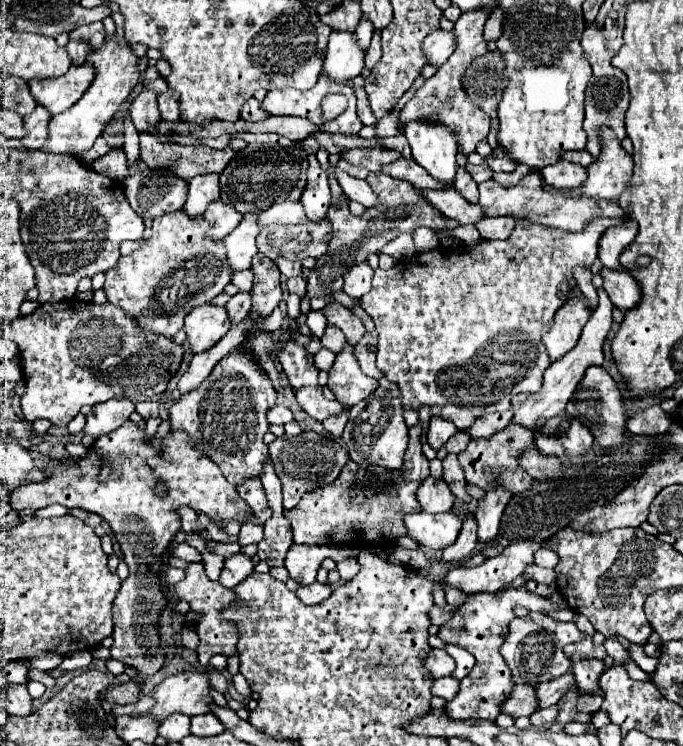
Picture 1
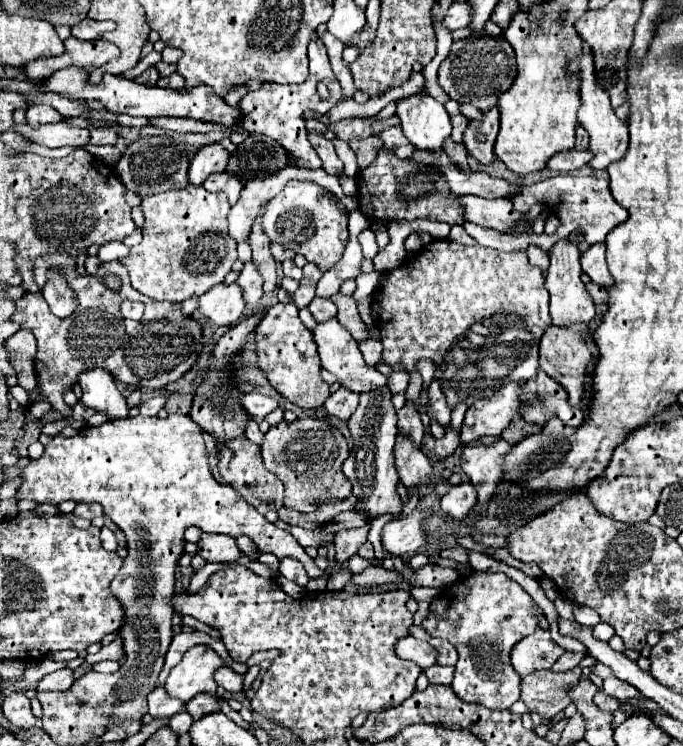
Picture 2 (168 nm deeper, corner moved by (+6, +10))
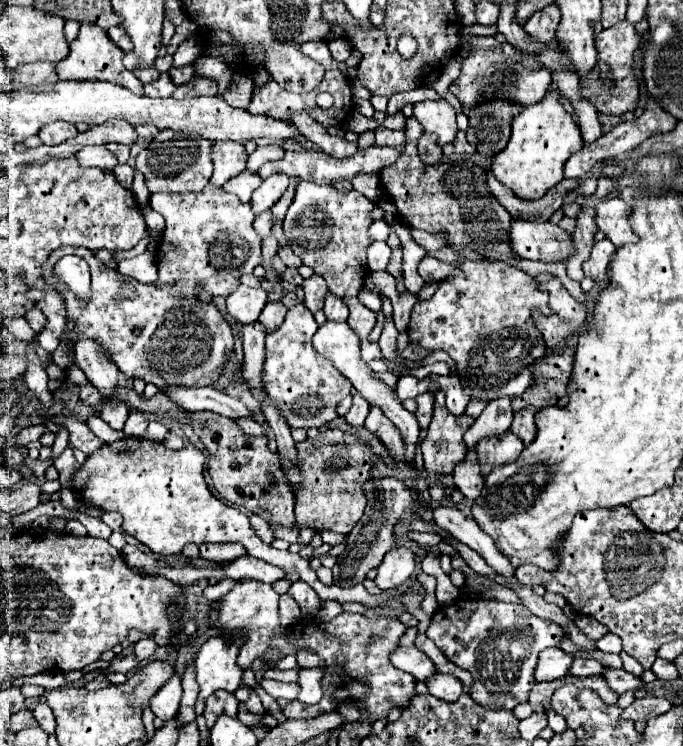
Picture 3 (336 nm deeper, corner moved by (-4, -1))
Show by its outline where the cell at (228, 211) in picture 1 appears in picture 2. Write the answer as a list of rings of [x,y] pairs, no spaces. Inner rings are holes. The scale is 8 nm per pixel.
[[[216,173],[216,175],[210,175],[206,181],[204,181],[204,189],[212,191],[212,193],[226,193],[228,195],[228,203],[234,205],[240,197],[240,191],[242,191],[242,185],[236,177],[230,177],[230,173]]]

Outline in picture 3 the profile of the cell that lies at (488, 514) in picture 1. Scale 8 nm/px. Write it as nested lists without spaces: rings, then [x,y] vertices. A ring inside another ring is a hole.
[[[504,432],[502,436],[486,436],[478,442],[476,446],[478,454],[480,454],[480,460],[486,462],[482,464],[482,470],[484,470],[484,476],[490,474],[492,468],[500,466],[500,464],[508,464],[508,462],[514,462],[520,452],[524,450],[524,444],[520,440],[520,436],[516,436],[514,432]]]

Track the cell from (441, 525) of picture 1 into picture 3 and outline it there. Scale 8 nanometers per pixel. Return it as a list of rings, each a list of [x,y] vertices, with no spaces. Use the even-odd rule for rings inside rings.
[[[394,548],[384,556],[374,582],[380,590],[390,590],[404,584],[412,576],[412,572],[414,572],[414,554],[406,548]]]

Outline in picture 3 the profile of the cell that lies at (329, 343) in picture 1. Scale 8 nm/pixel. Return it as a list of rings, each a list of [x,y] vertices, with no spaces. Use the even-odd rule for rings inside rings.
[[[332,292],[326,294],[326,304],[324,304],[324,312],[326,312],[326,318],[328,320],[336,320],[336,322],[342,322],[348,318],[348,308],[344,304],[342,298],[334,296]]]

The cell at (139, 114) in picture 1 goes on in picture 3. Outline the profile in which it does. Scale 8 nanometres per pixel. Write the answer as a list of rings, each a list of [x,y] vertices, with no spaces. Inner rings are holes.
[[[164,72],[164,74],[160,76],[160,80],[156,80],[156,82],[152,82],[152,84],[144,84],[146,96],[160,96],[160,98],[164,98],[164,96],[172,96],[174,90],[176,90],[176,84],[174,84],[172,78],[168,76],[168,72]]]

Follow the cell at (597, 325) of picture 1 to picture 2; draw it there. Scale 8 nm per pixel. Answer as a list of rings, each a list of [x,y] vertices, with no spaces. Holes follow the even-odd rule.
[[[516,381],[504,383],[490,399],[474,403],[466,411],[460,441],[468,443],[482,435],[500,435],[514,417],[522,415],[522,387]]]

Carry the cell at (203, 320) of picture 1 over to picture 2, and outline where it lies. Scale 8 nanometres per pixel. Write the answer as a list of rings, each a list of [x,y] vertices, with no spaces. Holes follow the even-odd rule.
[[[236,283],[216,285],[198,297],[198,311],[214,325],[238,323],[244,315],[246,301]]]

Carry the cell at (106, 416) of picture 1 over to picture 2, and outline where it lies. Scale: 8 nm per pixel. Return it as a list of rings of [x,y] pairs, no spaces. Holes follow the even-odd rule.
[[[90,369],[78,377],[82,387],[82,403],[110,419],[120,419],[128,415],[126,397],[116,389],[114,379],[104,369]]]

